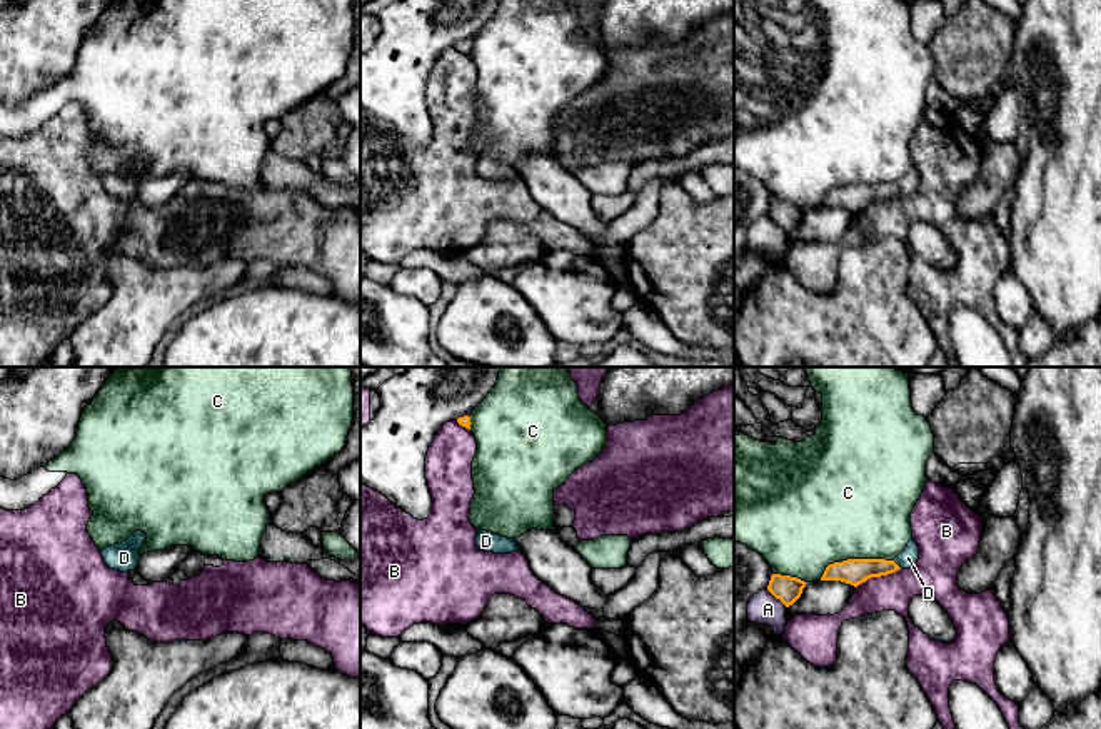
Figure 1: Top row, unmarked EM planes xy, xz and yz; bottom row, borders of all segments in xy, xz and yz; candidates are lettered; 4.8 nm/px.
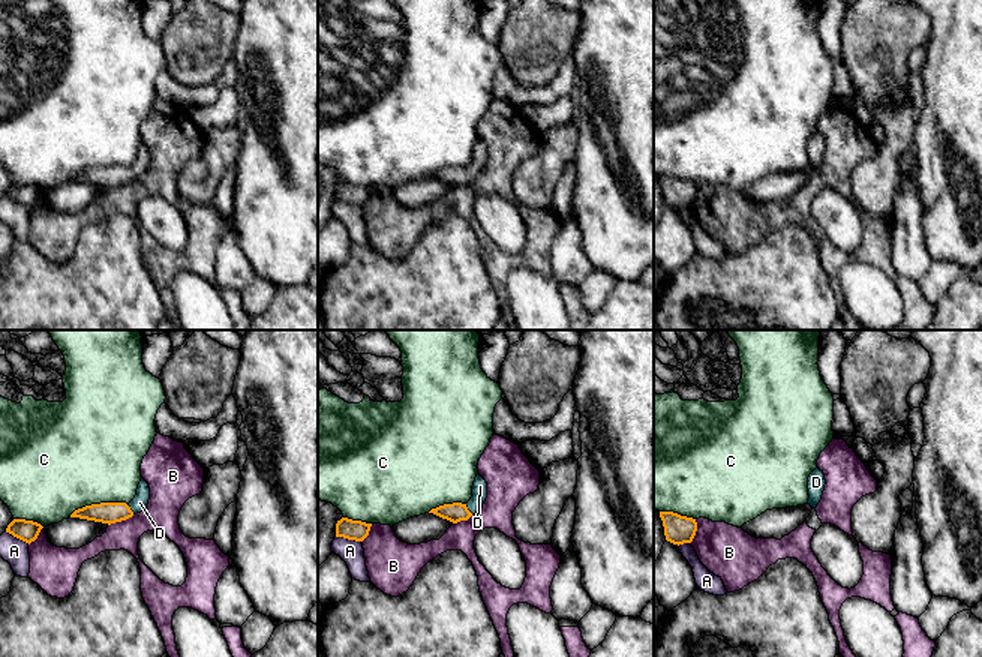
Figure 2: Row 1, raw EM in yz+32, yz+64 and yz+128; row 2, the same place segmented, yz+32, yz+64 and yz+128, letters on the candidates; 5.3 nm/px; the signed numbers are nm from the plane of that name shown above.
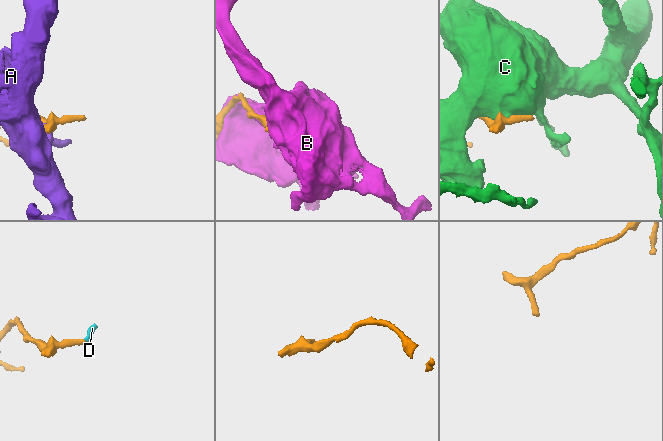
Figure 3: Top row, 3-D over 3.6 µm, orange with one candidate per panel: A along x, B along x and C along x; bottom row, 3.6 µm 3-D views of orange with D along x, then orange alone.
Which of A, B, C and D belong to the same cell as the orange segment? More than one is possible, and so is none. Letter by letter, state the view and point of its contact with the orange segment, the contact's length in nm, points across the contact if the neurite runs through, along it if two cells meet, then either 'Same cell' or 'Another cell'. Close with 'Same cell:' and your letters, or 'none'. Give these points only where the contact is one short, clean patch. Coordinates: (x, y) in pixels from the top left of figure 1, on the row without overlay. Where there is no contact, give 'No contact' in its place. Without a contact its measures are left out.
A: Touches orange at yz (776, 224). Shared border 130 nm. Another cell
B: Touches orange at yz (878, 202). Shared border 240 nm. Another cell
C: Touches orange at yz (853, 186). Shared border 380 nm. Another cell
D: Touches orange at yz (896, 191). Shared border 60 nm. Path across: yz (853, 197), (896, 191), (908, 184). Same cell
Same cell: D

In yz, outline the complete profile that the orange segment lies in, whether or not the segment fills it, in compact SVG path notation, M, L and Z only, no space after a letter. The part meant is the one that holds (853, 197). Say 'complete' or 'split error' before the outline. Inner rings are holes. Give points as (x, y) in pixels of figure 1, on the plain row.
split error; M914 165L907 168L904 177L894 185L847 185L829 190L821 207L841 207L857 214L871 204L892 200L899 195L911 195L919 185L919 173Z

